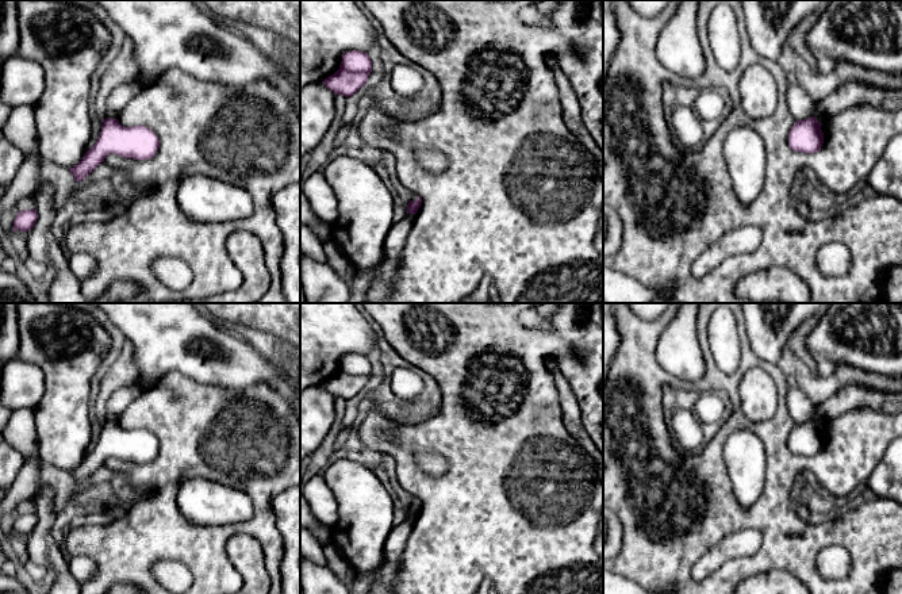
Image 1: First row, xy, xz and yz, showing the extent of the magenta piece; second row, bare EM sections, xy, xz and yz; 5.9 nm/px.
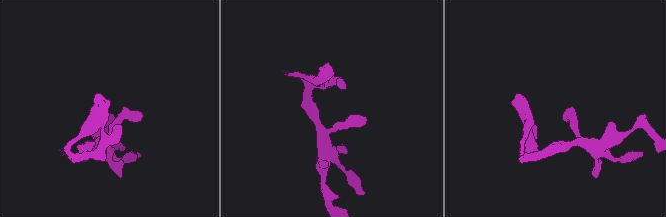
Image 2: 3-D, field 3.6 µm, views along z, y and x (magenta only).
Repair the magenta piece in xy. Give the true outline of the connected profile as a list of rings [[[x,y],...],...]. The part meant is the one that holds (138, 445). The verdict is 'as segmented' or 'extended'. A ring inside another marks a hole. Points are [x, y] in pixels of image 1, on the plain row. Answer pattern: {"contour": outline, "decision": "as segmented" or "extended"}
{"contour": [[[105,421],[95,448],[69,474],[78,486],[95,474],[97,468],[104,465],[110,456],[143,464],[153,461],[158,451],[160,442],[149,430],[124,430],[118,422]]], "decision": "as segmented"}

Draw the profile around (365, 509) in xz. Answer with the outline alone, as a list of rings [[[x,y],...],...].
[[[341,459],[322,472],[338,502],[338,521],[333,543],[358,576],[372,575],[383,562],[383,548],[394,528],[394,502],[372,468],[356,460]]]

